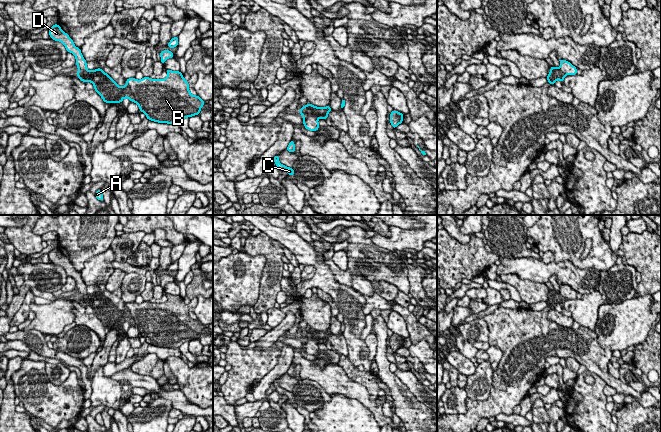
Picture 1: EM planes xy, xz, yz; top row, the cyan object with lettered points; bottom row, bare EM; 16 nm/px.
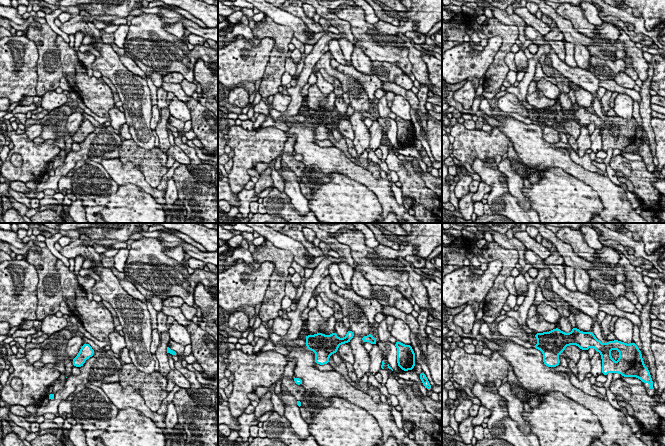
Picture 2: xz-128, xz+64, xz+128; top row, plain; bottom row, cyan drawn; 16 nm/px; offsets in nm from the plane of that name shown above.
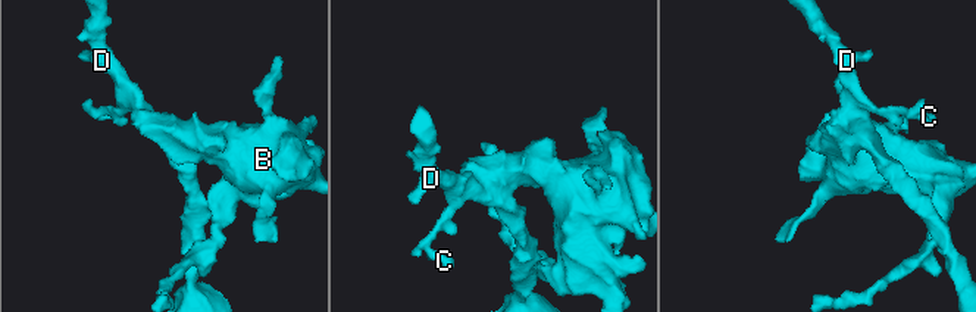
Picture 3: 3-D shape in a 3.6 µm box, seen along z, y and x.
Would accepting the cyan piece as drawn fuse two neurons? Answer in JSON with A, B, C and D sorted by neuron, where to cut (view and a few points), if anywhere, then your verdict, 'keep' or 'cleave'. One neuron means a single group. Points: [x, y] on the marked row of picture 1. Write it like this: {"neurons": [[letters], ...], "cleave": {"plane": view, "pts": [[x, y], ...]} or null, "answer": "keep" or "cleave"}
{"neurons": [["A", "B"], ["C", "D"]], "cleave": {"plane": "xz", "pts": [[303, 116], [318, 117]]}, "answer": "cleave"}

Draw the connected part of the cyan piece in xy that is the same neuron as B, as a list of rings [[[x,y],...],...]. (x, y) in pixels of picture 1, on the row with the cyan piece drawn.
[[[101,68],[93,71],[82,71],[78,69],[77,77],[82,82],[91,82],[94,90],[101,96],[105,103],[122,103],[124,98],[138,105],[140,111],[146,115],[148,120],[167,123],[179,124],[183,119],[199,115],[201,108],[205,105],[198,95],[194,96],[189,91],[189,83],[184,79],[180,71],[166,69],[167,77],[165,79],[151,79],[143,77],[141,80],[136,78],[126,79],[126,85],[120,87],[107,73]]]

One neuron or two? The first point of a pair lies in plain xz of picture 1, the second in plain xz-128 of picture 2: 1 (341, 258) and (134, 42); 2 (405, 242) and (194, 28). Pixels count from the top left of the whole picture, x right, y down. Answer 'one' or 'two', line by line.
1: two
2: two

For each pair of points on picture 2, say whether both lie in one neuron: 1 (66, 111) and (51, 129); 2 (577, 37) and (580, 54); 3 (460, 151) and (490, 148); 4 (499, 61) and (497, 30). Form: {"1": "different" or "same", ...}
{"1": "same", "2": "different", "3": "same", "4": "same"}

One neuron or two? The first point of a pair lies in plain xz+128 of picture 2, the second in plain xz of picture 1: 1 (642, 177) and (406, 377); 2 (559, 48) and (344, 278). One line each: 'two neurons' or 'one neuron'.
1: two neurons
2: one neuron

